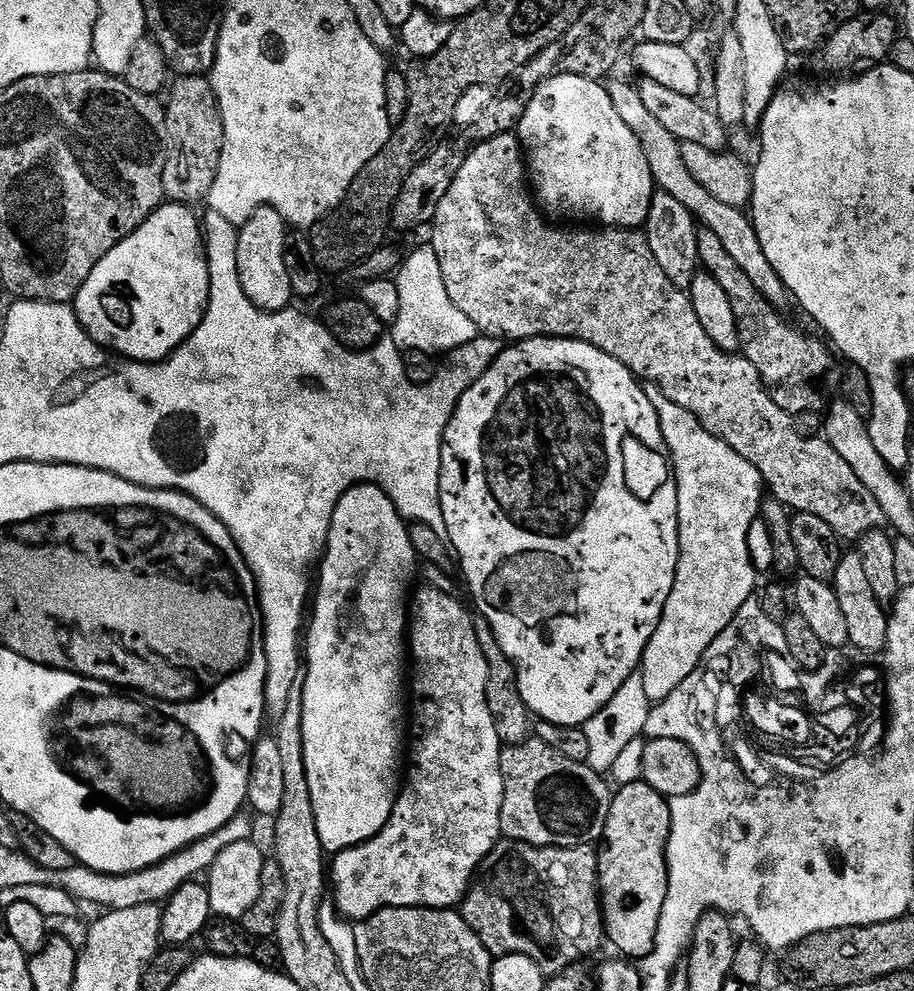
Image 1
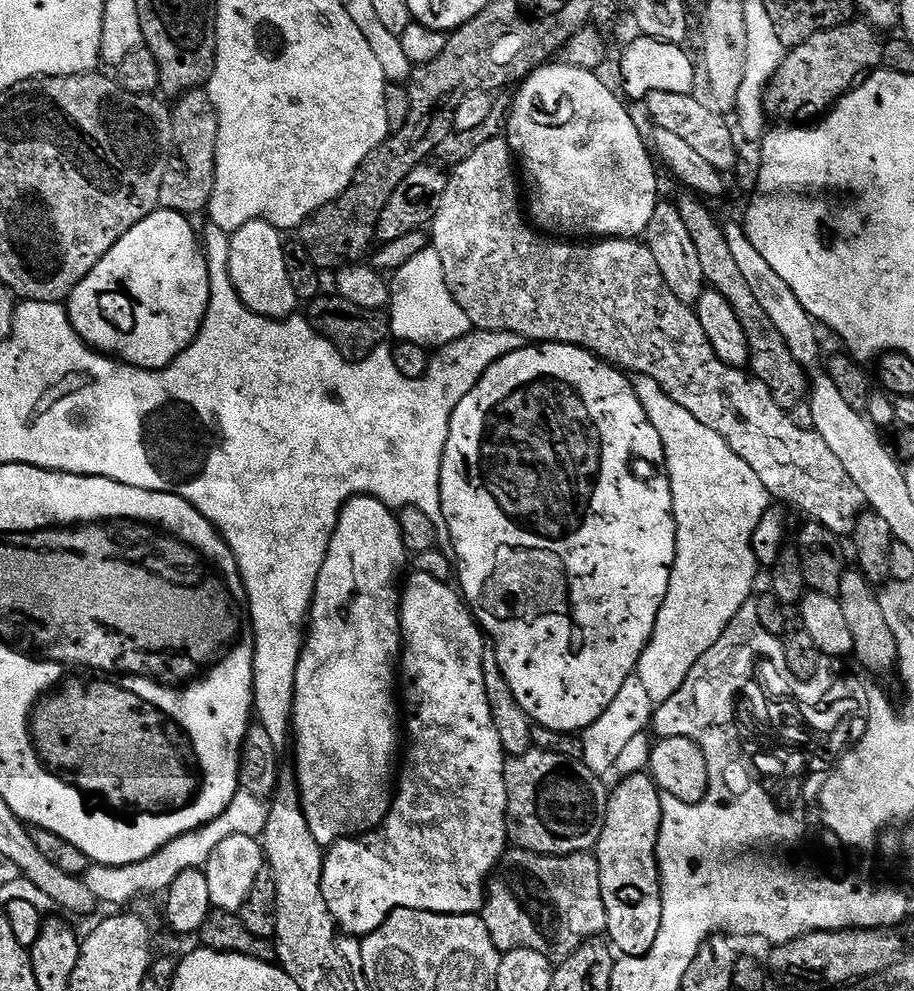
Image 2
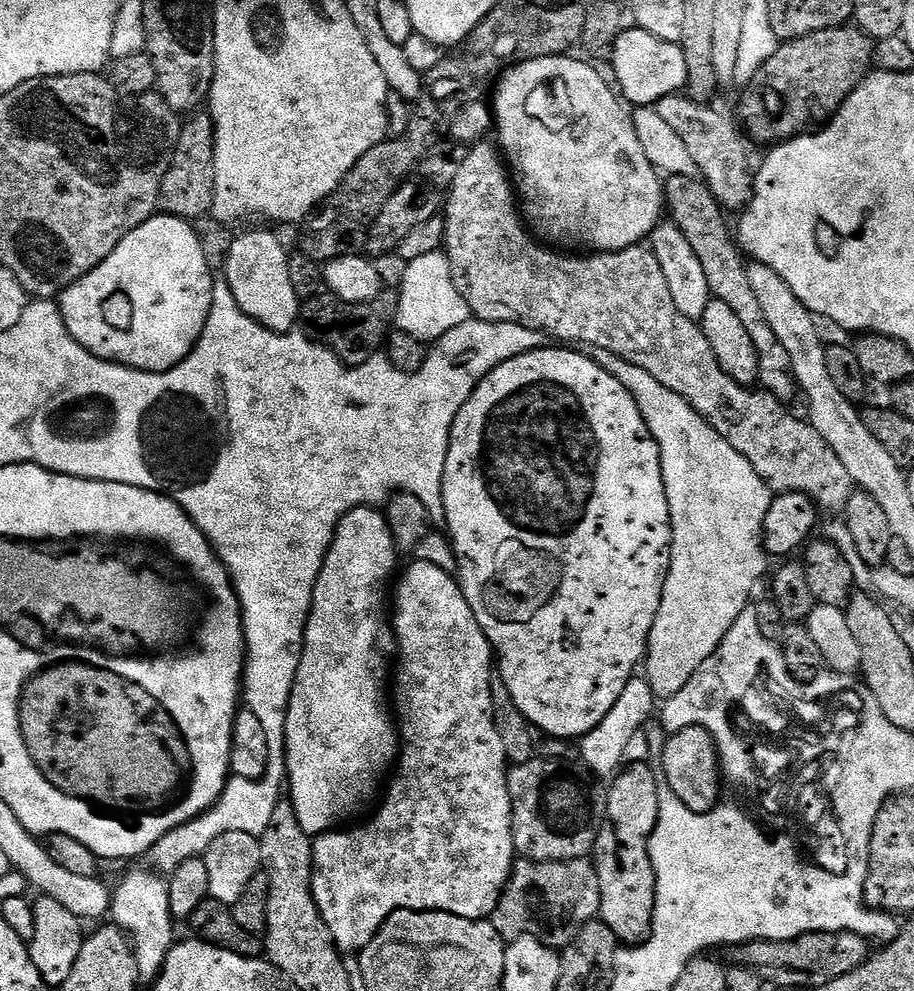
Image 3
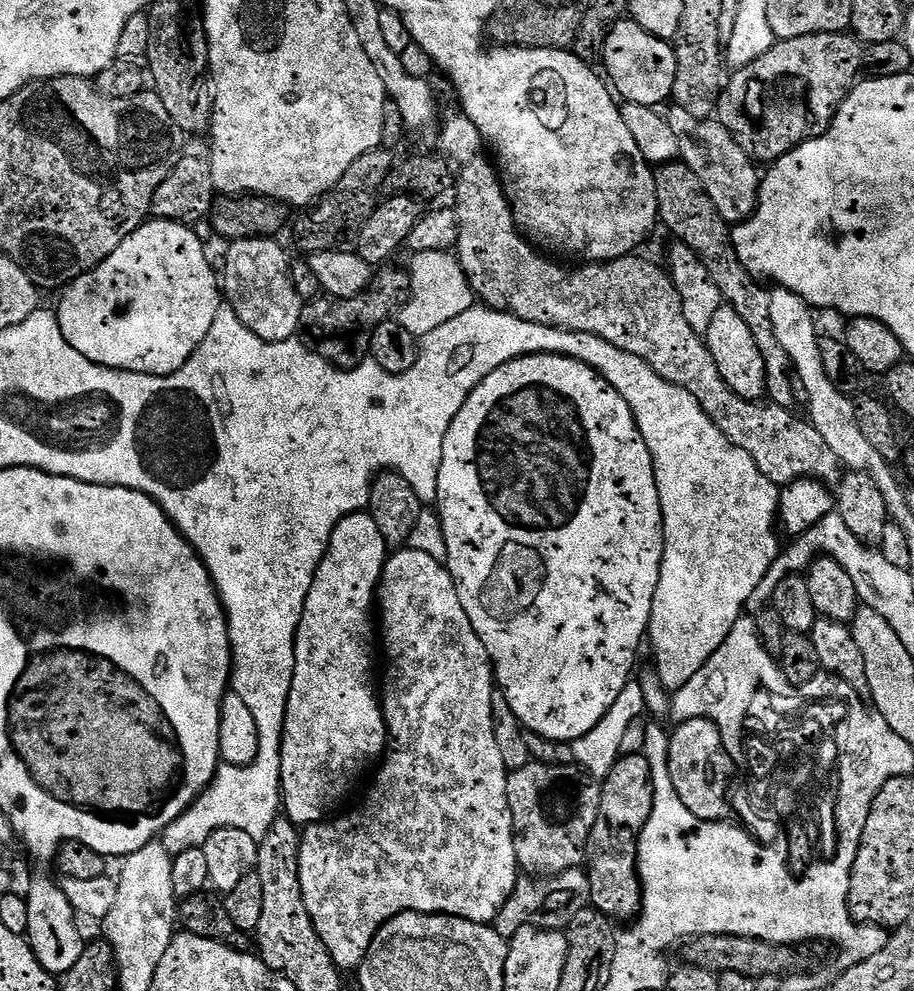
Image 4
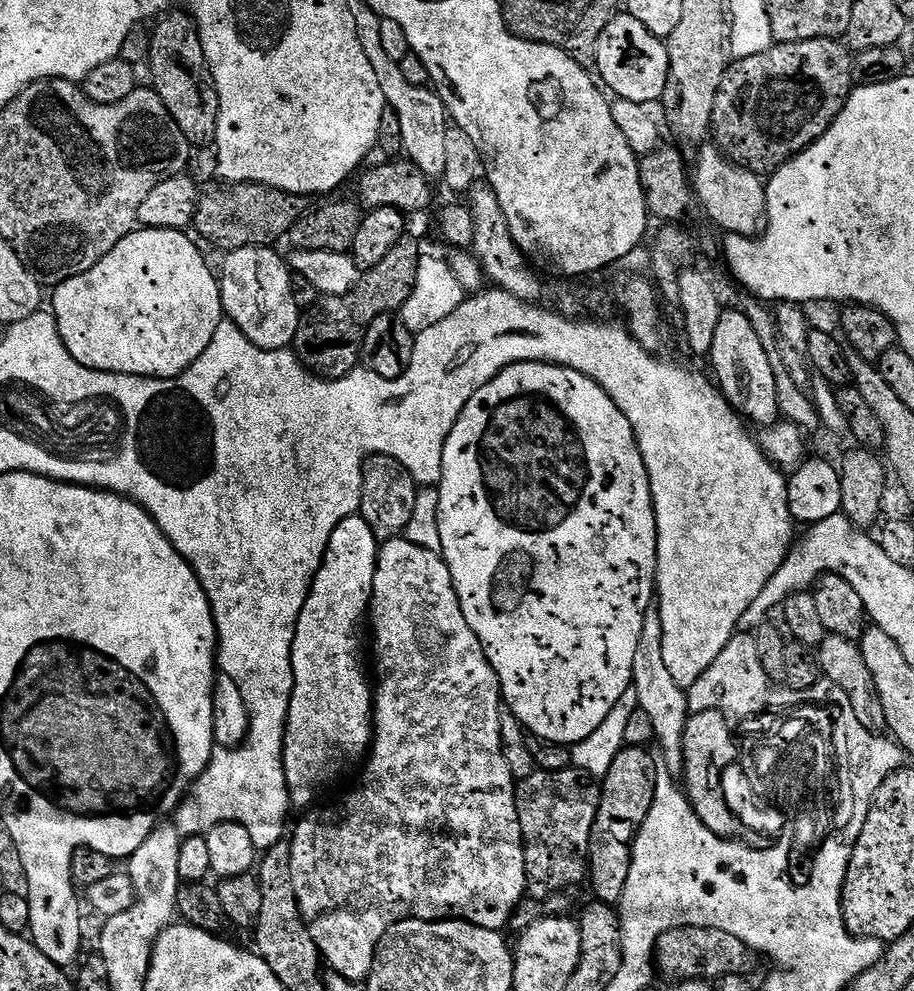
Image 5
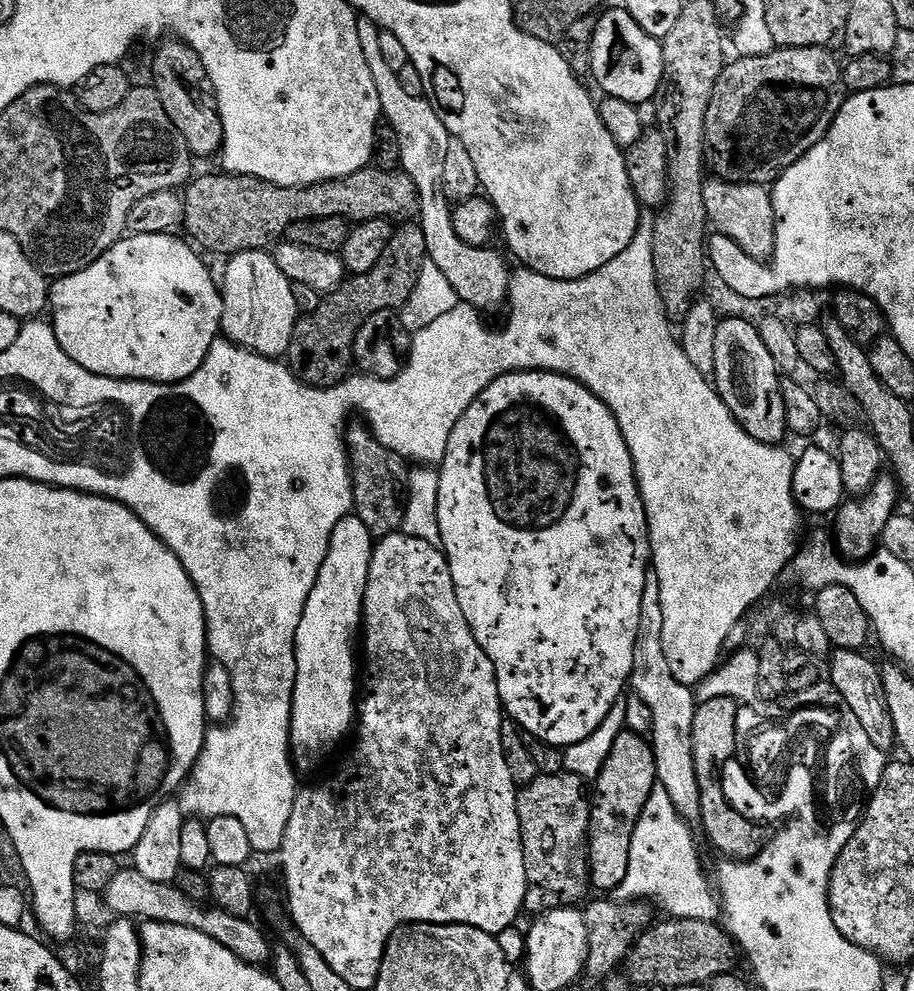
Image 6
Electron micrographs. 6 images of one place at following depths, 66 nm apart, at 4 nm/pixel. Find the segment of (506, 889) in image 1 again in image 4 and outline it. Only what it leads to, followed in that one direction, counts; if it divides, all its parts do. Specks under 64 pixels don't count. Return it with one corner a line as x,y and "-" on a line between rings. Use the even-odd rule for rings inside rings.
583,867
571,868
547,878
520,878
517,879
506,906
502,906
502,910
496,915
494,927
496,933
505,938
518,934
522,926
567,930
574,918
591,903
592,891
587,871

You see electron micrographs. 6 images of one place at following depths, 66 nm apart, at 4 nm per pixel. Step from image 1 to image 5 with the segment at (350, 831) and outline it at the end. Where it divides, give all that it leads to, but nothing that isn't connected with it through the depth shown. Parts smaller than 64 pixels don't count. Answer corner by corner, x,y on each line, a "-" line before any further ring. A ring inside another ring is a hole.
359,514
338,522
338,530
330,534
330,546
324,555
322,566
308,591
306,606
298,618
292,647
292,697
288,711
288,725
284,731
284,773
288,798
293,809
308,810
317,803
316,792
320,792
331,780
336,780
352,760
365,755
372,747
372,706
374,688
370,683
370,672
364,669
366,656
366,617
372,603
374,570
378,541
374,530

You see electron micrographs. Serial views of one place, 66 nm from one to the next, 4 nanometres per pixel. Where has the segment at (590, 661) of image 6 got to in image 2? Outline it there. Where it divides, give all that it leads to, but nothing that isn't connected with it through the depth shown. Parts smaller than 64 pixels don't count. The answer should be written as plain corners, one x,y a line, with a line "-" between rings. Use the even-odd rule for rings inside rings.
532,342
523,348
506,354
501,360
494,362
494,366
490,366
490,370
486,370
486,374
482,374
482,378
476,383
474,390
470,390
470,394
466,394
466,398
462,398
462,402
458,402
458,406
450,418
448,441
444,447
442,470
440,471
440,493
442,494
442,514
446,518
446,526
450,526
451,551
456,552
454,560
458,565
459,591
468,607
472,609
476,623
486,633
491,647
495,648
496,657
502,666
502,674
506,674
506,682
510,682
510,690
514,690
514,698
518,698
518,706
522,706
522,710
526,710
528,717
542,728
576,734
590,727
614,702
614,698
617,698
618,692
628,676
635,673
636,666
640,662
640,655
643,654
645,646
652,637
652,631
658,618
658,610
662,610
662,602
666,598
666,590
670,586
670,574
676,557
676,519
672,513
672,483
668,477
668,463
664,457
662,438
658,438
658,430
654,430
654,422
650,422
642,402
638,402
638,398
632,389
631,379
621,369
609,364
606,360
600,359
593,352
587,352
578,344

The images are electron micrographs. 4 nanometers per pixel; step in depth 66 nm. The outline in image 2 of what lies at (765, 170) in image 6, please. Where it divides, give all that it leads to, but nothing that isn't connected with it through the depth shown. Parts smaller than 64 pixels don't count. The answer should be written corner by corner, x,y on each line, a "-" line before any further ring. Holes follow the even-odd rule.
853,18
842,26
834,26
830,30
822,30
814,34
814,38
806,38
796,48
791,49
785,55
784,61
778,66
774,78
764,91
764,111
769,117
777,116
780,122
792,122
796,115
801,112
804,116
825,115
842,97
851,92
857,84
868,79
873,72
877,71
884,63
885,41
880,40
881,33
871,24
860,18

